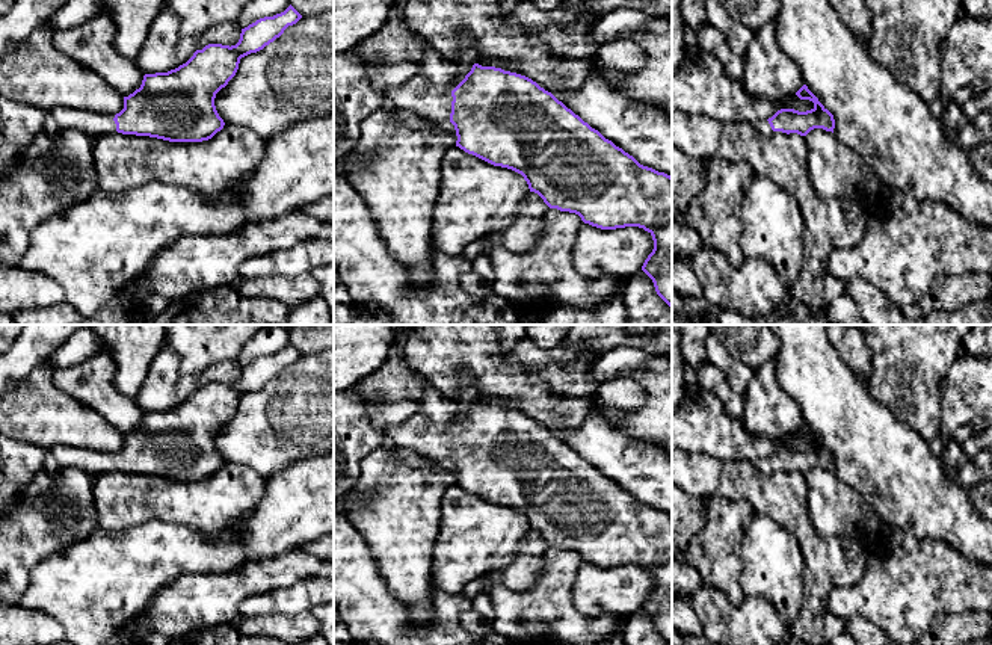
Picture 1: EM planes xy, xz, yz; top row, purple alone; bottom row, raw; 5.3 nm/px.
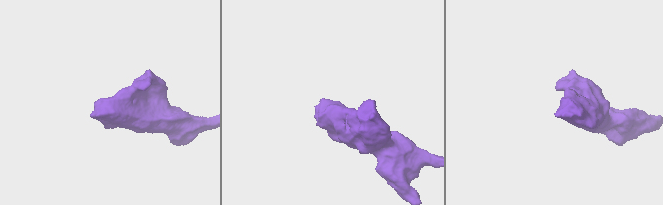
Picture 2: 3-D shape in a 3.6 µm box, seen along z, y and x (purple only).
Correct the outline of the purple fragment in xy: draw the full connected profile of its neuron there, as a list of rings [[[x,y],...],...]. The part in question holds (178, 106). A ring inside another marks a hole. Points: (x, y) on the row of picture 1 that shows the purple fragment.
[[[290,5],[284,12],[260,18],[242,29],[240,39],[236,45],[208,44],[202,50],[196,50],[186,63],[175,69],[145,74],[140,88],[128,97],[124,97],[124,109],[116,115],[60,106],[51,109],[48,116],[62,128],[77,128],[94,139],[106,133],[122,133],[149,136],[169,142],[208,140],[225,125],[216,110],[214,98],[236,76],[240,59],[263,50],[300,18],[302,15]]]

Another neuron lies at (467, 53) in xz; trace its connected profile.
[[[461,33],[457,36],[459,48],[454,63],[457,65],[459,76],[467,76],[473,65],[477,63],[477,45],[468,33]]]

